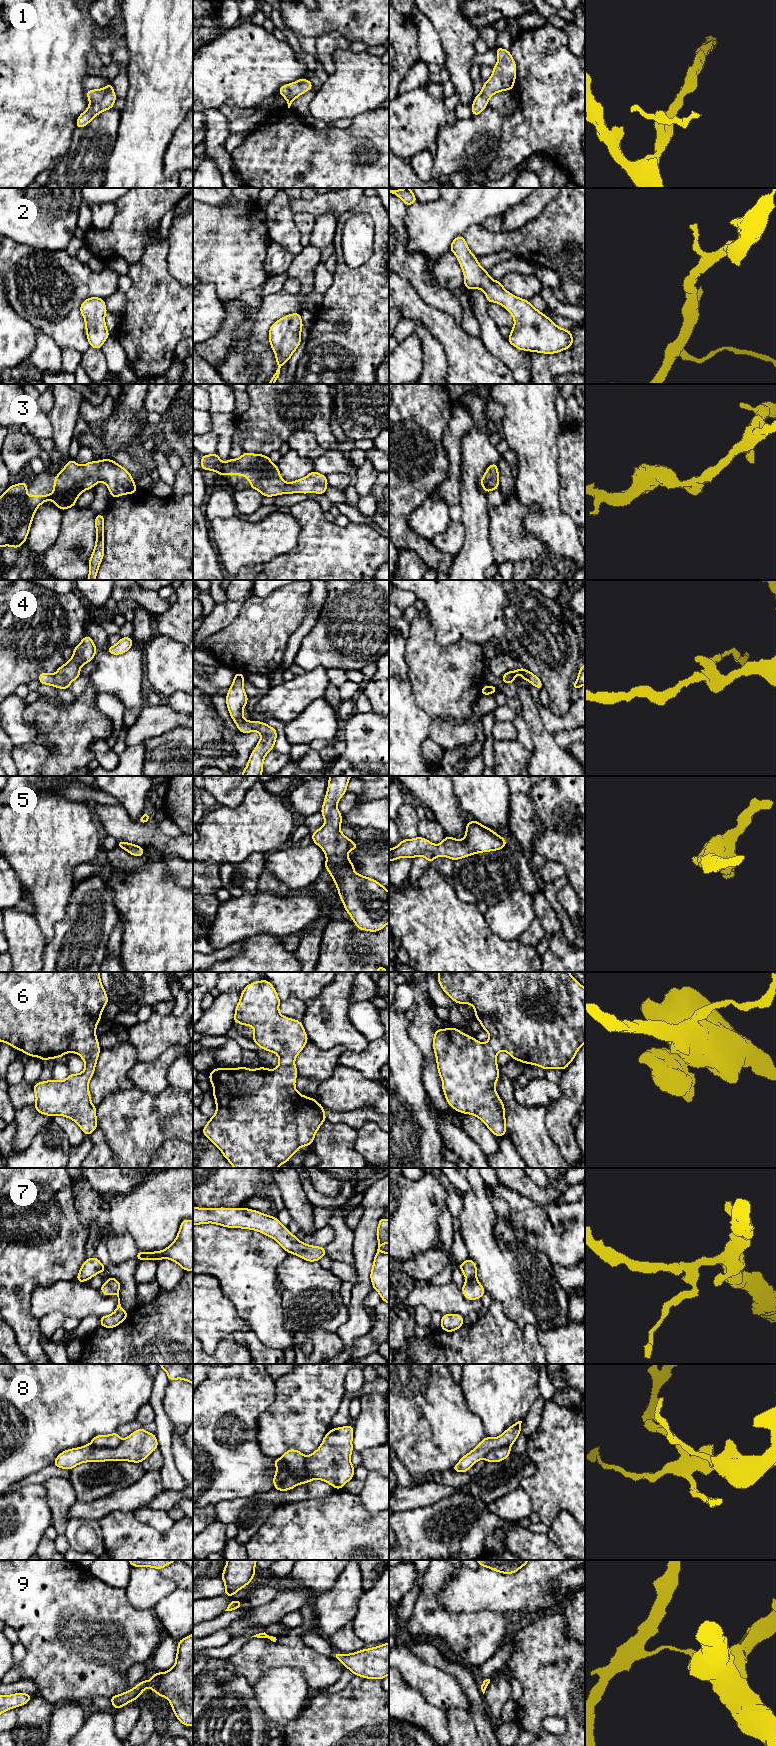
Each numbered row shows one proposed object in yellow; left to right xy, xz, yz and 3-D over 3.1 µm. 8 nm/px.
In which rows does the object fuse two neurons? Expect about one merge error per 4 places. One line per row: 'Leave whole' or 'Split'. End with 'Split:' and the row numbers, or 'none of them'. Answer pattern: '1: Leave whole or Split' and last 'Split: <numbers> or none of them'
1: Leave whole
2: Leave whole
3: Leave whole
4: Leave whole
5: Leave whole
6: Leave whole
7: Leave whole
8: Split
9: Leave whole
Split: 8

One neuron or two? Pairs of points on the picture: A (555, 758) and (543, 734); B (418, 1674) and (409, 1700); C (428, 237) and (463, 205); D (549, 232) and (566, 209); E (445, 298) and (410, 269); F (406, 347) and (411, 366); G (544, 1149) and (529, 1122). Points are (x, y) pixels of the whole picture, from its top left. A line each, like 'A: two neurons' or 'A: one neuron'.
A: one neuron
B: two neurons
C: one neuron
D: one neuron
E: one neuron
F: one neuron
G: one neuron

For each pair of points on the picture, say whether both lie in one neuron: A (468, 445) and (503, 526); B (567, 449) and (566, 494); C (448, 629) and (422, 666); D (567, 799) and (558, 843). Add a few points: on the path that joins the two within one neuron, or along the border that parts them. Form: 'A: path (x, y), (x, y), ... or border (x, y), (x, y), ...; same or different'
A: border (488, 509), (489, 533); different
B: path (568, 460), (568, 483); same
C: border (430, 621), (440, 645), (461, 641); different
D: path (563, 810), (557, 816), (560, 819), (560, 832); same

